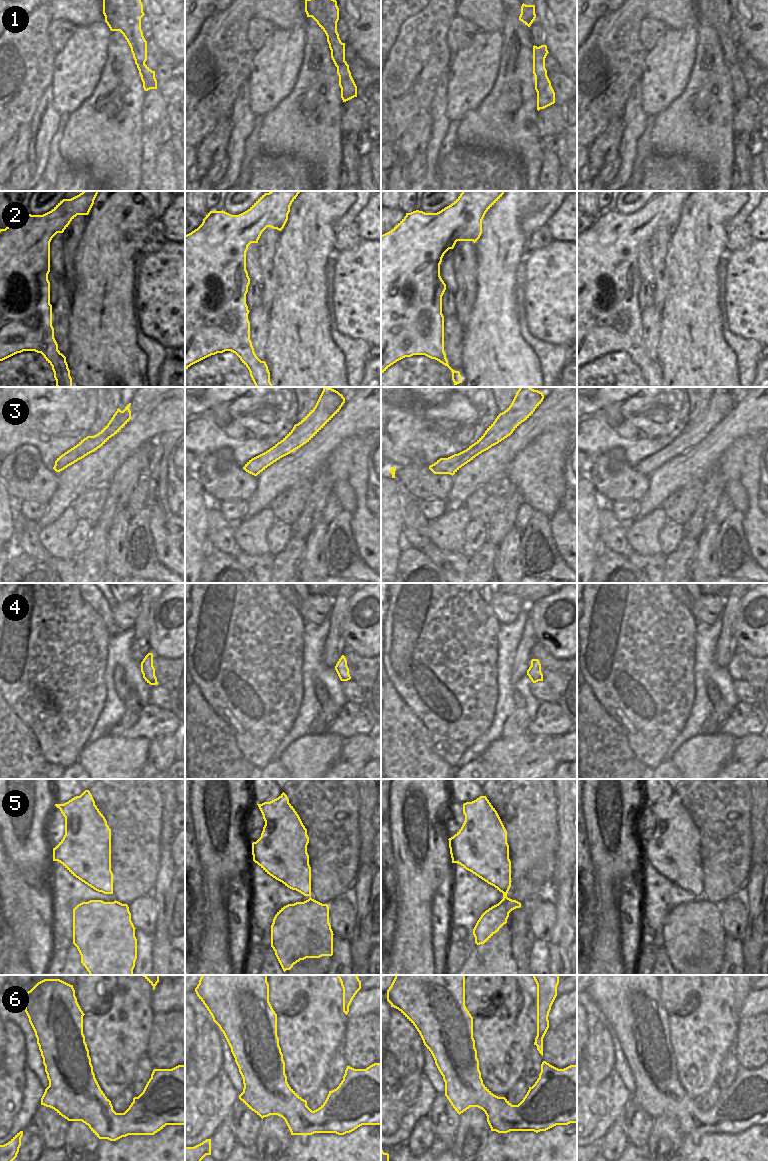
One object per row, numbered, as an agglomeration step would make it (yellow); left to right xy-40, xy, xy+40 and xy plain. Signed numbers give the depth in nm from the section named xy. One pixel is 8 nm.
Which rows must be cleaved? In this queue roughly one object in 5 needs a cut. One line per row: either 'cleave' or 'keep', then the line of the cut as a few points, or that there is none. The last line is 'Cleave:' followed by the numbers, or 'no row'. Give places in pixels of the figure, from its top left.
1: keep | no cut
2: keep | no cut
3: keep | no cut
4: keep | no cut
5: keep | no cut
6: keep | no cut
Cleave: no row

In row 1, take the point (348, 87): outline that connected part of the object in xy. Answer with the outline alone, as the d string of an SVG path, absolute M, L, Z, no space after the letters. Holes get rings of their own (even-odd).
M305 0L307 17L312 17L325 32L331 50L331 58L337 67L341 98L346 102L357 97L357 86L351 76L349 65L345 61L345 43L337 32L339 8L336 0Z

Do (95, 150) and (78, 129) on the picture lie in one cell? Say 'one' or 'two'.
one

